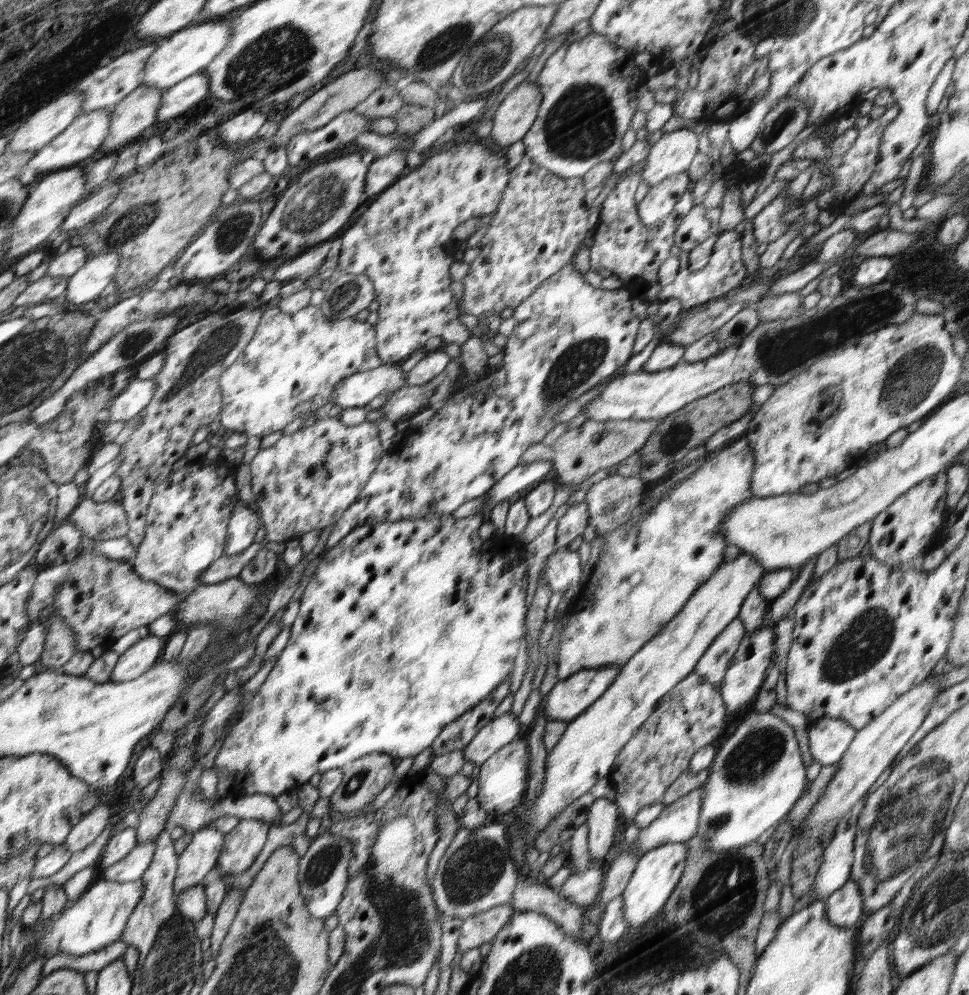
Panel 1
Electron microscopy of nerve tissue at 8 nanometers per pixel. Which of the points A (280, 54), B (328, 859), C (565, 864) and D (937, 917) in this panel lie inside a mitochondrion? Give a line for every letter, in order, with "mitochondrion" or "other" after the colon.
A: mitochondrion
B: mitochondrion
C: other
D: mitochondrion

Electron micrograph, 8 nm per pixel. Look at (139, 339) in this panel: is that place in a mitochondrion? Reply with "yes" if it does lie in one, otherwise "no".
yes

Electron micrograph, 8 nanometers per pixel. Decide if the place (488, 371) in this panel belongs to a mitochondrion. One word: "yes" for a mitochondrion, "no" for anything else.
no

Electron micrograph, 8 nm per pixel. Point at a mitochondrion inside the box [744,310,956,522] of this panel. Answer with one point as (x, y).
(918, 370)

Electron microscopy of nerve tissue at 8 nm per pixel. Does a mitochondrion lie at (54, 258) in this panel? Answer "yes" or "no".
no

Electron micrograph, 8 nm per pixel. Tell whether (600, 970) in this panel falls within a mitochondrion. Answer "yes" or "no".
no

